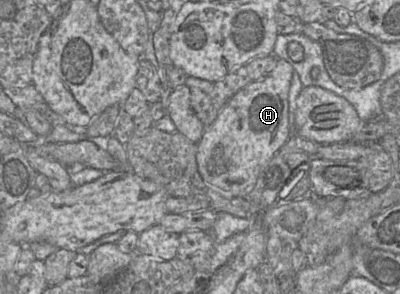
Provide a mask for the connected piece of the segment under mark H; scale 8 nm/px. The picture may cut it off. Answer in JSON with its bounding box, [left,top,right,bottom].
[197,59,294,198]

